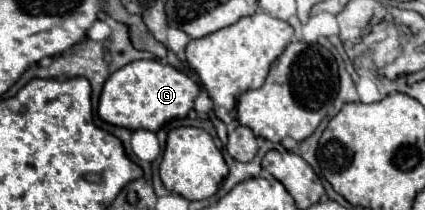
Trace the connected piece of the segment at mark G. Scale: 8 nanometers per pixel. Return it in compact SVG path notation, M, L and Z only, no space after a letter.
M137 60L109 76L101 92L97 114L101 120L115 126L159 132L167 122L175 118L185 118L193 108L199 92L201 84L191 80L187 74L179 72L171 64L165 64L161 60Z

